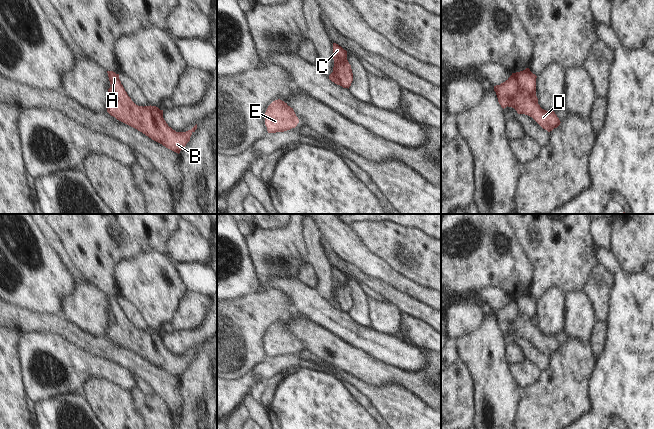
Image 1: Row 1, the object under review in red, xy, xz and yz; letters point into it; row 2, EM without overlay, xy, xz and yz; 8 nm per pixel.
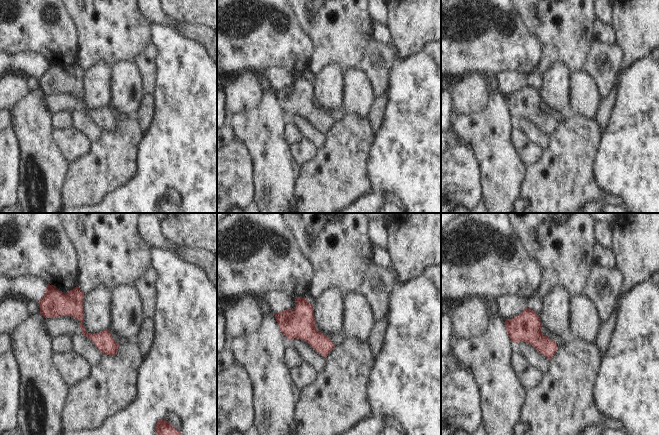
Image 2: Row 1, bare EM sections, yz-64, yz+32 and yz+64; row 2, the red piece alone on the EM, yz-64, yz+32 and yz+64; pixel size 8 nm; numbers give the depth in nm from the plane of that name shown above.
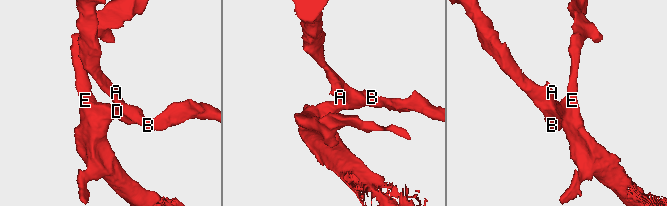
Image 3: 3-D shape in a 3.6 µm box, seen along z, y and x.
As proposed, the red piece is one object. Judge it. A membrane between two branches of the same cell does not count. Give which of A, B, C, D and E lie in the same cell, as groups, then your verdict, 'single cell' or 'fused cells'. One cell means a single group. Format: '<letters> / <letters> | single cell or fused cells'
A B D E / C | fused cells

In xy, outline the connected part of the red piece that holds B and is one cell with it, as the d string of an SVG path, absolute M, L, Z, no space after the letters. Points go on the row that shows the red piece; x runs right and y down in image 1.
M107 71L107 73L115 95L114 100L108 100L107 112L179 154L190 141L192 133L197 129L197 124L186 132L176 132L164 120L163 110L151 105L144 107L136 105L121 84L119 74L113 71Z

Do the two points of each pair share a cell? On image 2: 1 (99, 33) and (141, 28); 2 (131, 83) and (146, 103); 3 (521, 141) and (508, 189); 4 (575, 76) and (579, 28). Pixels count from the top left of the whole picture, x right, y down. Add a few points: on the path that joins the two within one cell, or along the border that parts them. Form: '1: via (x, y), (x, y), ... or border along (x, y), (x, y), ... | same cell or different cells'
1: via (109, 31), (131, 31) | same cell
2: border along (144, 94), (134, 116) | different cells
3: border along (514, 122), (510, 128), (510, 140), (514, 147) | different cells
4: border along (582, 68), (570, 71) | different cells

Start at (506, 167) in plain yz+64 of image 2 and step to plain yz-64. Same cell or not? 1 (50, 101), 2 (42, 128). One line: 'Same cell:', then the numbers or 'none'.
Same cell: 2

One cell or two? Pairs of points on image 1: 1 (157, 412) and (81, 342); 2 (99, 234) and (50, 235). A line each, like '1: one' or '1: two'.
1: two
2: two

